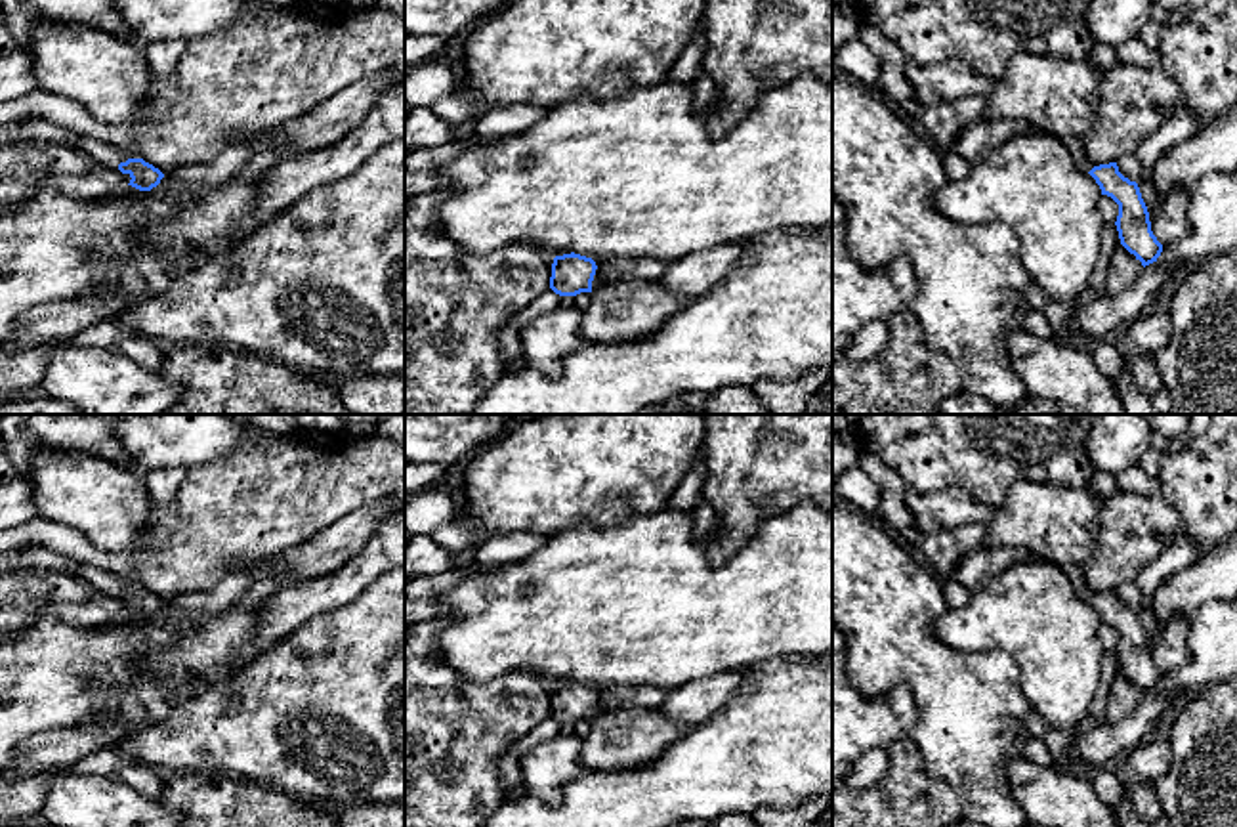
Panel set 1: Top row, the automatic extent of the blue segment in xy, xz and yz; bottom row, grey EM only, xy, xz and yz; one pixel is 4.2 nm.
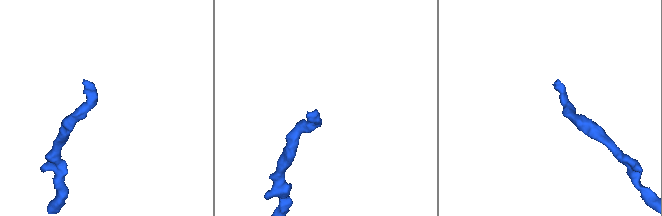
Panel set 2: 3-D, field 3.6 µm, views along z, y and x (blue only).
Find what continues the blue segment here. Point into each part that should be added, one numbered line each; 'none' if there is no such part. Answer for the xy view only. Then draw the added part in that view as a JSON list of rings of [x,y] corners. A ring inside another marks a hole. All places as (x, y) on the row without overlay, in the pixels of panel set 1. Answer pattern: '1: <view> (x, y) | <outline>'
1: xy (107, 581) | [[[76,563],[76,575],[88,579],[94,586],[109,596],[118,596],[118,592],[126,590],[130,584],[126,577],[90,563]]]

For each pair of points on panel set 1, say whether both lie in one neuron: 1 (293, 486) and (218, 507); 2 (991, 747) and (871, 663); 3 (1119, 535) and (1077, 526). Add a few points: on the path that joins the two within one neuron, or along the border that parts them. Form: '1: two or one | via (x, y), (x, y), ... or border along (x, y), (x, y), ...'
1: one | via (273, 497), (237, 507)
2: one | via (961, 717), (907, 663), (901, 663)
3: two | border along (1102, 503), (1096, 551), (1081, 566)

